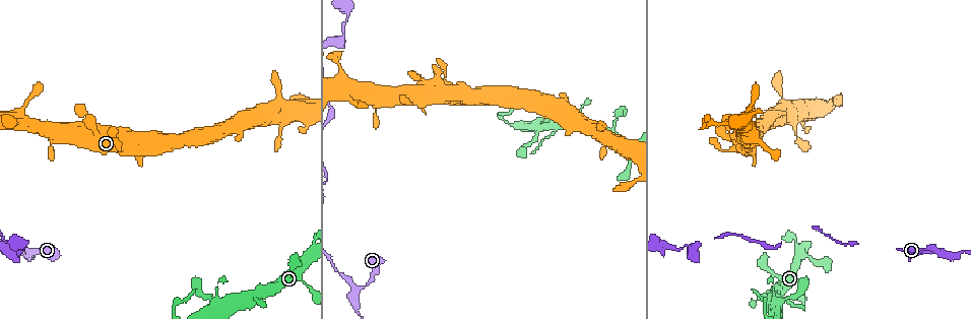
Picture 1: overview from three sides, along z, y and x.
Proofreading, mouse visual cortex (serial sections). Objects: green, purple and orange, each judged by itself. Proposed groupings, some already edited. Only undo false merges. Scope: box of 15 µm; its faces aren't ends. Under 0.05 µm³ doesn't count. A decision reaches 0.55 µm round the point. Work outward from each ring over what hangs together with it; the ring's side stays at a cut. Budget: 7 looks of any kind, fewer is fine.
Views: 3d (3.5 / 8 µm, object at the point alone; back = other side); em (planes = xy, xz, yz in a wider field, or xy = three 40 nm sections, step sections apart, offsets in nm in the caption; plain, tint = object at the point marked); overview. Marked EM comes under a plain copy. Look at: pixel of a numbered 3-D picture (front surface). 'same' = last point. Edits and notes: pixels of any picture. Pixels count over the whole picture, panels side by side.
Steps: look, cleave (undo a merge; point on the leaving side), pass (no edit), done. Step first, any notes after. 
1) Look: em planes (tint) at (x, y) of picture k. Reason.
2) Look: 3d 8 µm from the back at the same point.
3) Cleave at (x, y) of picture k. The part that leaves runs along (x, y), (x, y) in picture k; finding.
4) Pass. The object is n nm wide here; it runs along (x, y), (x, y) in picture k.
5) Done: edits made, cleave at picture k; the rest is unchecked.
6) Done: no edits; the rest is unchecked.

Look: 3d 3.5 µm at (808, 257) of picture 1. Thin neck.

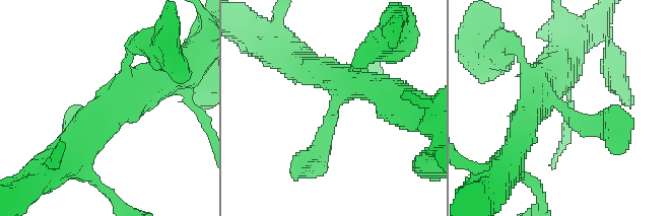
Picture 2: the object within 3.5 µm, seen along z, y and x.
Look: em xy step 1 (tint) at (336, 105) of picture 2.

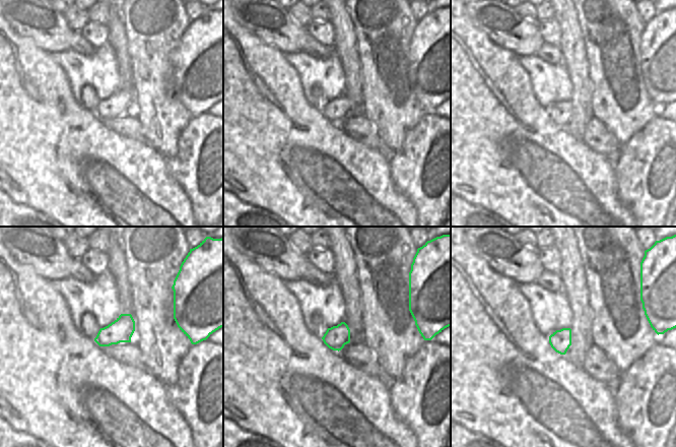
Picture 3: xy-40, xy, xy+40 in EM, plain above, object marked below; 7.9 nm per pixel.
Pass. The object is 190 nm wide here; it runs along (309, 68), (340, 83), (315, 156) in picture 2; continuous, no second cell.

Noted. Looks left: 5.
Look: 3d 8 µm at (410, 99) of picture 1. Narrows sharply.

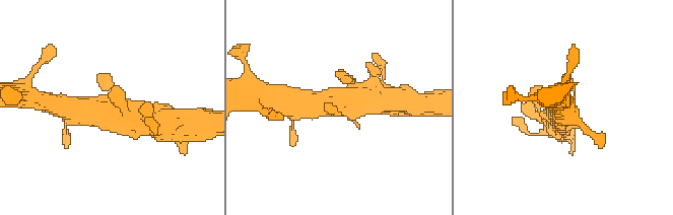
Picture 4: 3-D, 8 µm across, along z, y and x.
Look: 3d 3.5 µm at (341, 110) of picture 4.

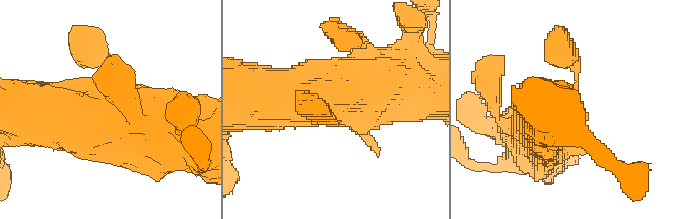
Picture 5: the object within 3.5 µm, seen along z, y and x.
Pass. It runs along (161, 147), (128, 122), (21, 113) in picture 5; continuous, no second cell.

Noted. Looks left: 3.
Look: 3d 3.5 µm at (340, 85) of picture 1. Sharp bend.

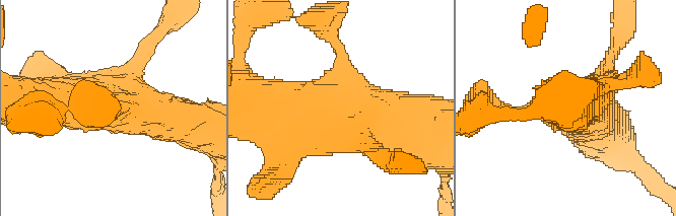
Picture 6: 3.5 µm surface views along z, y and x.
Look: em xy step 5 (tint) at (343, 104) of picture 6. Need the tissue.

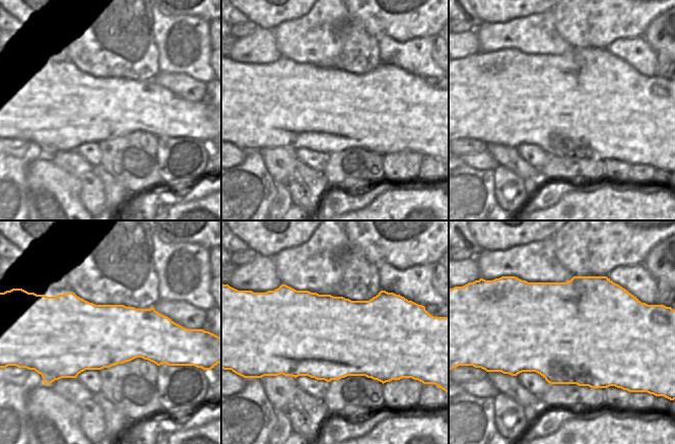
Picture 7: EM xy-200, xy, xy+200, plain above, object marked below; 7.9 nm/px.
Pass. It runs along (423, 137), (339, 100), (339, 59) in picture 6; continuous, no second cell.

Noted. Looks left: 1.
Done: no edits; the rest is unchecked.

